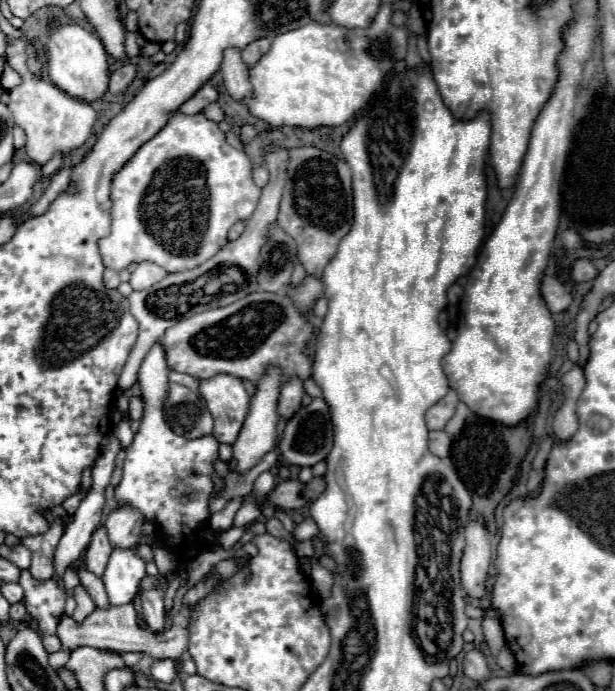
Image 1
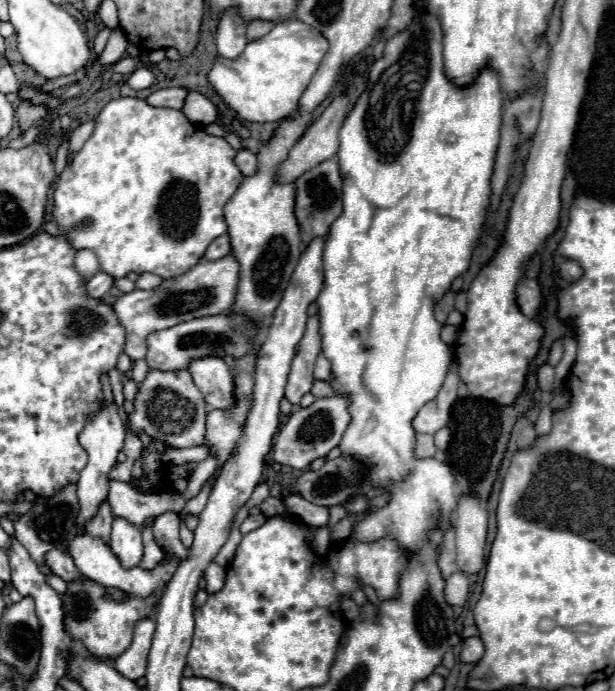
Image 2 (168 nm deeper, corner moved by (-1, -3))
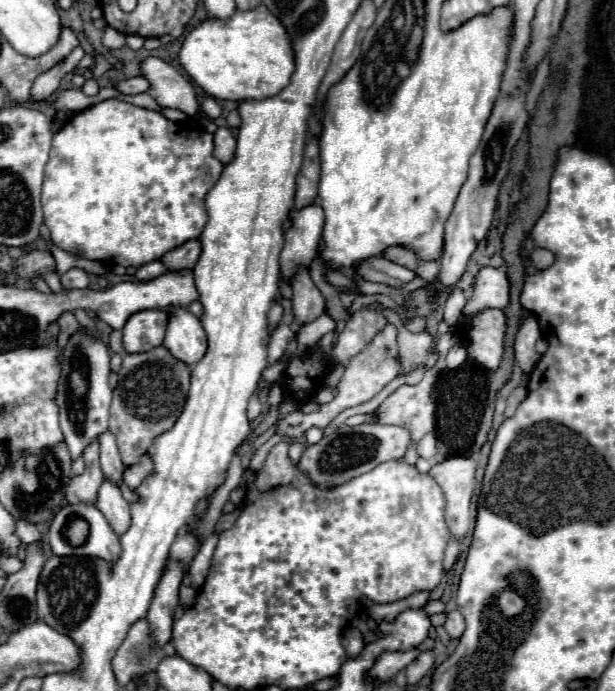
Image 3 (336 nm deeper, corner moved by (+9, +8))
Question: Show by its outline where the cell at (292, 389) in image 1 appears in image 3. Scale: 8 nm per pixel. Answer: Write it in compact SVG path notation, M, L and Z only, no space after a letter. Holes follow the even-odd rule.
M304 268L298 270L298 274L292 278L292 290L294 290L292 314L294 314L294 322L298 326L310 324L320 314L324 314L324 310L326 310L324 298L320 294L320 290L314 286L314 282L310 280L308 270L304 270Z

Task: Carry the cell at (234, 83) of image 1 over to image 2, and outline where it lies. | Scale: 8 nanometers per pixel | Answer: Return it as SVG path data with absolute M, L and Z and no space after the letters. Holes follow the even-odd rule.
M226 9L218 17L216 25L216 45L218 55L226 59L236 59L246 47L246 23L236 9Z

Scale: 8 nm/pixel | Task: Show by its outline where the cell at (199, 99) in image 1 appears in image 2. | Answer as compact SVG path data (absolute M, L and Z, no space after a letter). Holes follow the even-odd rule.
M158 89L146 97L146 101L152 107L172 107L172 109L182 109L184 97L188 89Z

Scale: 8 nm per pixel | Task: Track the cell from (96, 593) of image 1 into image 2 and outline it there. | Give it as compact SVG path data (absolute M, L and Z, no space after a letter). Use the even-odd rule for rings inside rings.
M58 549L48 551L48 555L46 555L46 565L50 567L50 571L52 571L54 575L62 577L64 581L74 581L74 579L80 579L80 577L82 577L80 571L76 569L74 561L70 559L70 555L68 555L68 553L62 553L62 551L58 551Z

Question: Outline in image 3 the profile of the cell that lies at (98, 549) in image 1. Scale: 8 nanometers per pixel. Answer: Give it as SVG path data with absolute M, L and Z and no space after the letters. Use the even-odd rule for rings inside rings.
M98 442L90 444L90 448L86 448L86 452L84 452L86 472L82 476L74 476L70 480L70 484L66 486L66 498L70 504L90 504L90 506L96 504L98 490L104 482L104 476L100 472L98 454L100 454Z

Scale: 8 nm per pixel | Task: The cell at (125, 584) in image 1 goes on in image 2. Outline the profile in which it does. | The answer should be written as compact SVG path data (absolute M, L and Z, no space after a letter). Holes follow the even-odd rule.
M116 517L112 523L110 547L124 567L136 567L142 561L142 533L140 527Z

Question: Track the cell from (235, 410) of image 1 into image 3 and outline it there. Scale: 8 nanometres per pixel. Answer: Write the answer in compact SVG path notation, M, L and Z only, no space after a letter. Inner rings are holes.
M174 308L170 312L164 346L176 360L188 366L196 366L208 350L208 340L202 322L192 312L186 312L184 308Z

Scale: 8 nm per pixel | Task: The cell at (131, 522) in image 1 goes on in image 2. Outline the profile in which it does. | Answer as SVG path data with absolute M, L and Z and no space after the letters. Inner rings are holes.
M110 481L108 503L112 505L112 513L116 517L124 517L132 525L144 529L144 521L148 517L156 517L166 511L180 513L186 505L186 499L174 491L162 491L156 495L142 495L130 483Z

